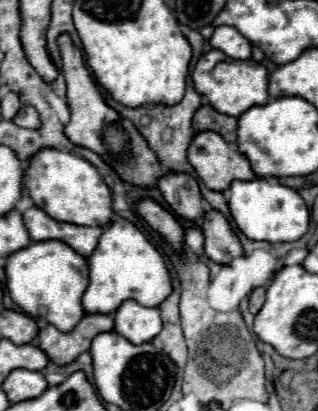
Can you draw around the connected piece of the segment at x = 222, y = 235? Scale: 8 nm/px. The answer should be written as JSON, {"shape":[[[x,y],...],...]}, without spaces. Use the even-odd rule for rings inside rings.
{"shape":[[[208,209],[208,213],[202,219],[202,231],[206,237],[204,251],[214,263],[228,265],[242,255],[242,245],[238,237],[232,233],[222,213]]]}

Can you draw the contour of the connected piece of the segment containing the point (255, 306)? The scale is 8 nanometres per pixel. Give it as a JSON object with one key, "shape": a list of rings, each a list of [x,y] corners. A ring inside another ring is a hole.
{"shape":[[[256,287],[256,289],[252,291],[252,295],[250,295],[250,313],[252,313],[252,315],[256,315],[256,313],[262,309],[262,305],[264,305],[264,295],[266,295],[266,289],[264,289],[264,287]]]}

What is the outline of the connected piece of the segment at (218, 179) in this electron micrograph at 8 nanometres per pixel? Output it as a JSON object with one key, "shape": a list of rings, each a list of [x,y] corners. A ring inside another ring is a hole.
{"shape":[[[204,131],[204,133],[196,133],[192,137],[192,145],[188,147],[188,161],[190,165],[196,169],[198,177],[204,181],[204,185],[212,191],[224,191],[230,187],[230,183],[234,179],[254,179],[254,171],[248,163],[248,159],[238,151],[238,147],[226,143],[218,133],[212,131]]]}

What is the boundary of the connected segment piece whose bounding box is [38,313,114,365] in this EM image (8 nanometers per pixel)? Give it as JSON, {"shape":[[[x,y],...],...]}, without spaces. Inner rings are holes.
{"shape":[[[104,313],[84,315],[80,319],[80,323],[68,333],[58,331],[54,325],[46,325],[38,333],[38,347],[44,349],[48,359],[54,361],[56,365],[68,365],[80,353],[90,349],[88,343],[98,333],[112,331],[112,327],[114,327],[114,319],[110,315],[104,315]]]}

